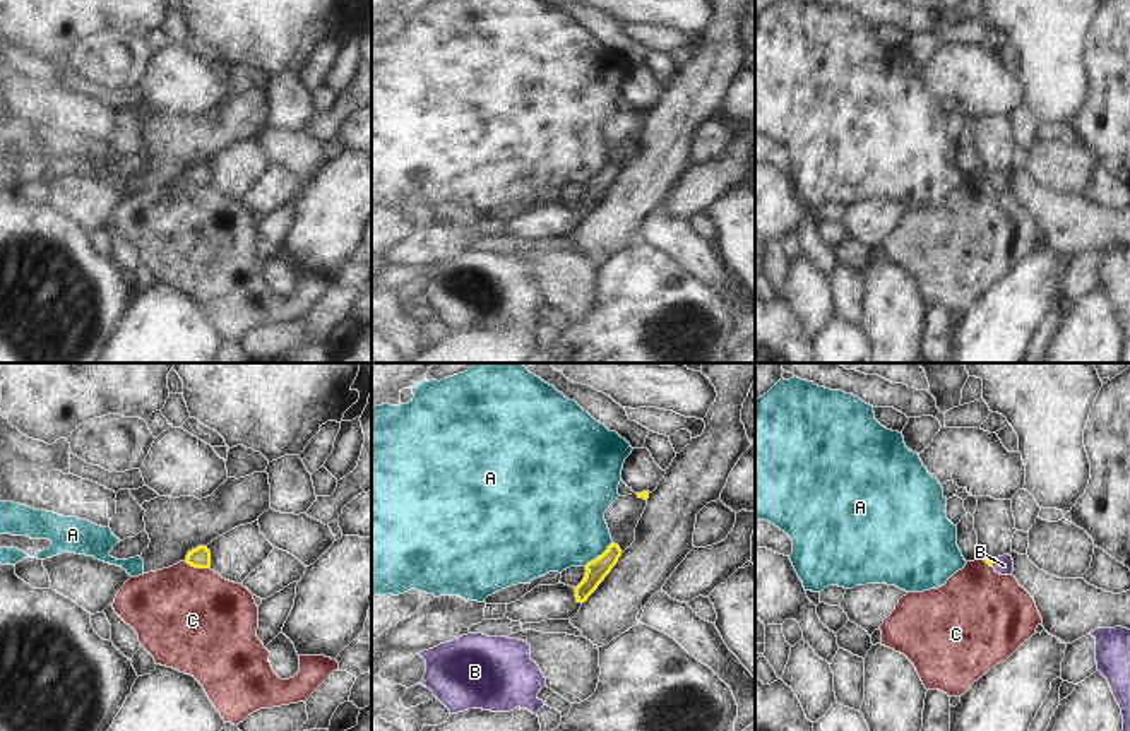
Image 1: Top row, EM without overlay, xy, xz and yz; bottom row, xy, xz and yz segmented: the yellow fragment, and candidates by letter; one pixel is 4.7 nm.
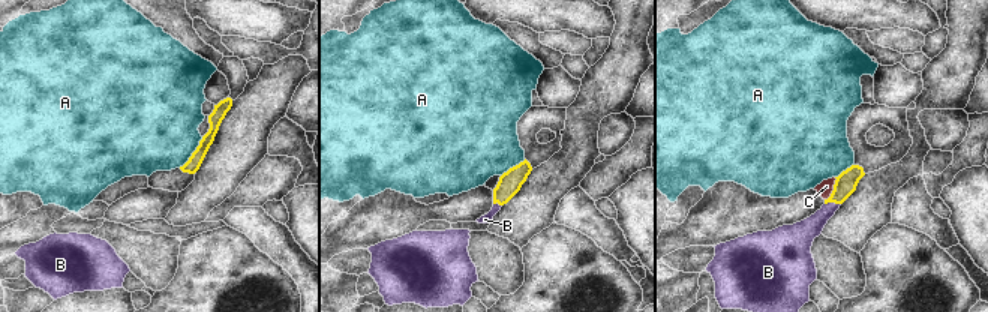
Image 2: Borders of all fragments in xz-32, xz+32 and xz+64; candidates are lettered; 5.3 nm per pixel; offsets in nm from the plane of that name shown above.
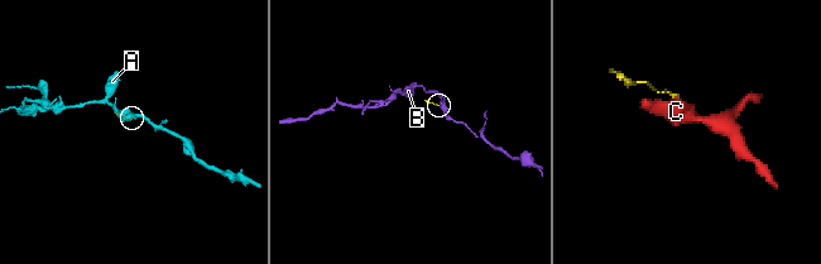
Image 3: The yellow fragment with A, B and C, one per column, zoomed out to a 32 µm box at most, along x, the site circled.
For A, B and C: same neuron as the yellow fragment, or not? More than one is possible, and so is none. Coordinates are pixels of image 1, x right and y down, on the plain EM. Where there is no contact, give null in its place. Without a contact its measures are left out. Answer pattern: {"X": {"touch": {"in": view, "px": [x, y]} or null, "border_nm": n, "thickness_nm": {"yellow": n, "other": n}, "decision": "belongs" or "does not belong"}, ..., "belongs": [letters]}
{"A": {"touch": {"in": "xz", "px": [598, 173]}, "border_nm": 180, "thickness_nm": {"yellow": 100, "other": 440}, "decision": "does not belong"}, "B": {"touch": {"in": "yz", "px": [992, 178]}, "border_nm": 40, "thickness_nm": {"yellow": 30, "other": 90}, "decision": "belongs"}, "C": {"touch": {"in": "xy", "px": [197, 184]}, "border_nm": 130, "thickness_nm": {"yellow": 100, "other": 480}, "decision": "does not belong"}, "belongs": ["B"]}

